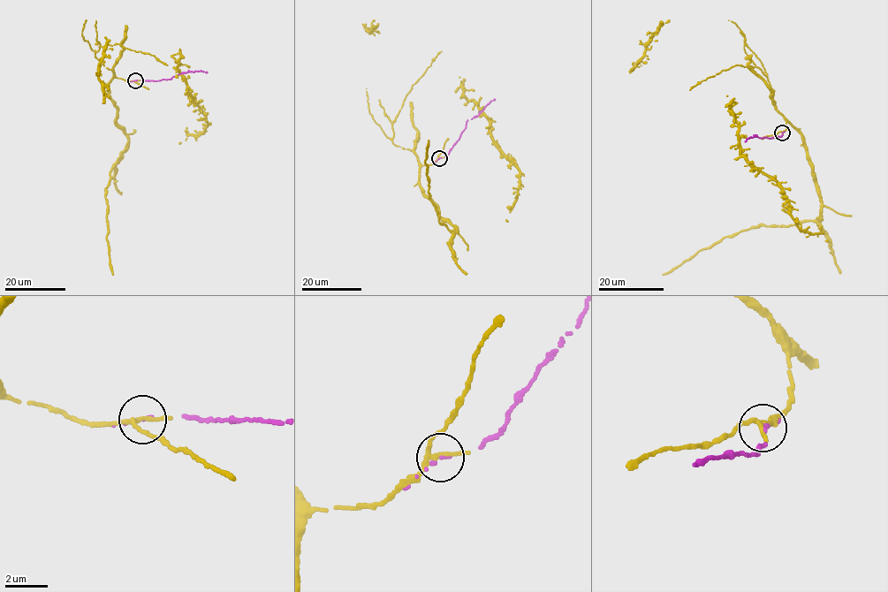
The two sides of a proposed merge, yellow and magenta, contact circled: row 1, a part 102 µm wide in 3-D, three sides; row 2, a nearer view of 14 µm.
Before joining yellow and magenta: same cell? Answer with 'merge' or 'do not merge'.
merge

